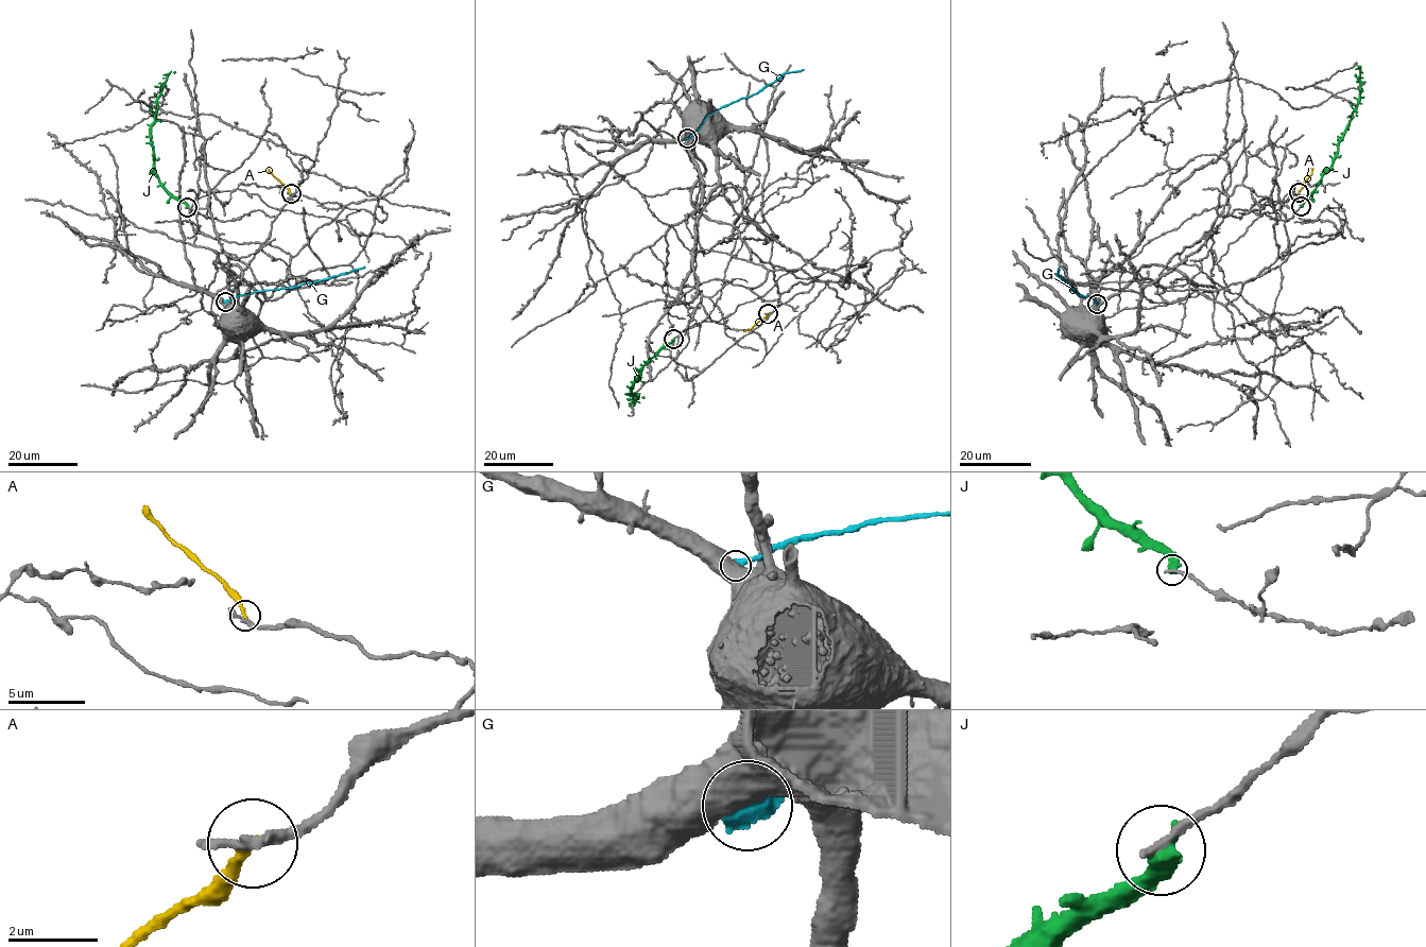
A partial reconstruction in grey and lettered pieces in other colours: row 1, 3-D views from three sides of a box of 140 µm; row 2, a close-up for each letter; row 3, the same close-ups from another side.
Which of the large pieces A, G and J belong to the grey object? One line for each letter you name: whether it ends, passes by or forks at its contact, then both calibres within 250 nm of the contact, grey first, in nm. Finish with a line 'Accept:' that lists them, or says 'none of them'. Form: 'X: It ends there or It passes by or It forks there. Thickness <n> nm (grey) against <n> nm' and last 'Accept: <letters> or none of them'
Accept: none of them

